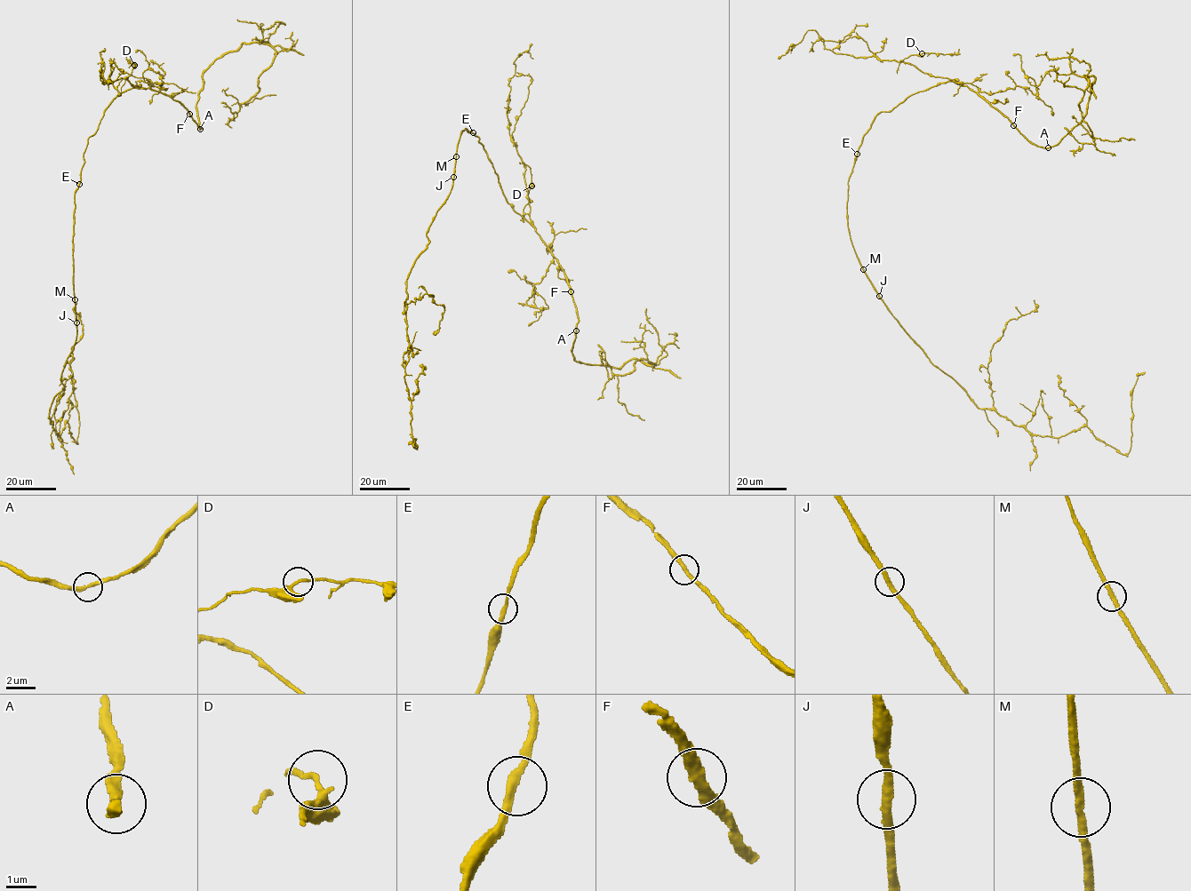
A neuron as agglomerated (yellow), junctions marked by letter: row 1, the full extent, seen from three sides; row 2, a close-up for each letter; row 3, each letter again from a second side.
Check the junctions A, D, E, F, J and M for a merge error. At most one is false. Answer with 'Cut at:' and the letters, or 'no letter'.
Cut at: no letter

